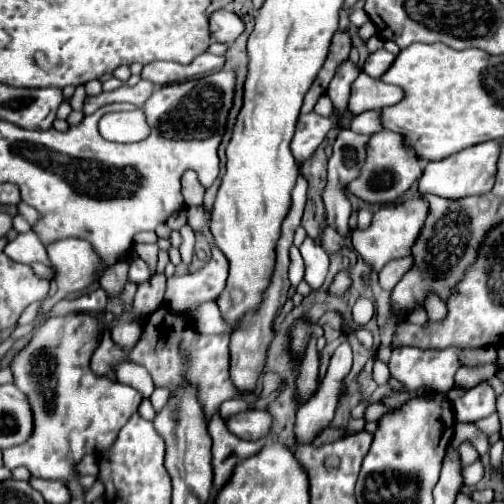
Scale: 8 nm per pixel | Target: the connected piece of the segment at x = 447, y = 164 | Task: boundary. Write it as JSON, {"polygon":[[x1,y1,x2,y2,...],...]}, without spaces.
{"polygon":[[498,141,482,142,478,146,470,146,466,150,460,150,458,154,452,154,450,158,428,162,424,168,422,178,418,180,418,192,420,194,434,194,440,198,466,198,466,196,478,196,492,190,496,180,496,160,498,160]]}

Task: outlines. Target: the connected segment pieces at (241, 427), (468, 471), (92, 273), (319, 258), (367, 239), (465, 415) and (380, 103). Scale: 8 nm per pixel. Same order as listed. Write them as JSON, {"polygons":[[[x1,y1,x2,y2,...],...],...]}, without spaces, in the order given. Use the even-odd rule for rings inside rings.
{"polygons":[[[246,410,226,418,226,428,242,440,258,440,268,436,270,430,270,414,266,410]],[[478,458,476,462,472,462,470,466,466,466,464,470,462,470,462,476,464,476,464,486,474,486,474,484,478,484,480,480,482,480,482,476,484,476,484,464,482,464,482,460]],[[60,240,48,246,48,256,58,270,56,300,70,294,86,290,96,282,96,272,100,270,98,258,86,240]],[[306,238,300,246,304,264,306,264,306,272,304,272,304,280,310,284,310,288,320,288,326,272,328,272,328,252,316,244,312,238]],[[424,198,404,200,396,206,382,206,378,212,374,212,372,224,366,230,352,232,352,246,374,270,380,272,386,262,412,254,412,246,416,244,428,214,430,214,430,206,428,200]],[[488,382,470,388,464,398,454,402,456,422,474,422,496,412,496,394]],[[362,72,352,84,348,110,352,114,360,114,366,110,382,110,386,106,400,102,402,98,404,98,404,94,398,86,384,84,384,82,374,80]]]}

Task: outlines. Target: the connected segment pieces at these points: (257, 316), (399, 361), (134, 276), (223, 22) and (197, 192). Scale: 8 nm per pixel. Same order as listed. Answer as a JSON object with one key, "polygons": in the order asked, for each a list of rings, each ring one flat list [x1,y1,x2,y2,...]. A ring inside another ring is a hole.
{"polygons":[[[298,164,298,180,296,180,296,186,292,190,292,204,290,204,290,210,288,210,284,222,282,222,280,238,278,238,278,244,276,244,276,264,274,264,274,270,272,270,272,276,270,276,270,286,264,290,264,298,262,298,260,306,256,310,250,310,248,314,244,314,242,320,234,326,234,332,230,336,230,356,232,356,230,378,242,390,254,390,258,374,260,374,262,364,264,364,268,342,272,340,272,322,274,322,278,310,282,308,282,304,286,302,286,292,290,288,290,282,288,282,288,250,292,246,294,230,300,224,300,218,302,218,302,212,304,212,306,190,308,190,308,182,302,174,302,166]],[[402,346,402,348,394,350,390,356,390,362,388,362,390,378,400,382,406,388,406,392,414,392,418,388,446,392,452,388,454,374,462,364,460,352,462,352,462,348,458,348,458,346,450,346,444,350,420,350,420,348,412,348,412,346]],[[134,258,132,266,130,266,130,280,132,282,144,282,148,278,152,278,150,266,142,258]],[[222,8,210,16,210,36,216,42,230,44,242,34,242,30,244,30,244,24,234,12,228,12]],[[190,170,182,174,182,196,186,206,196,206,196,204,202,204,204,200,204,186,198,182,196,174]]]}

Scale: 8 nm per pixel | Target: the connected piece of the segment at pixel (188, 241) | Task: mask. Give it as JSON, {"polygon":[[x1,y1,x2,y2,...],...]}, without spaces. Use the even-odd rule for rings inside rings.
{"polygon":[[182,226,180,228,182,234,182,246,180,246,180,254,182,254,182,262,190,264,190,258,194,254,194,232,190,226]]}

